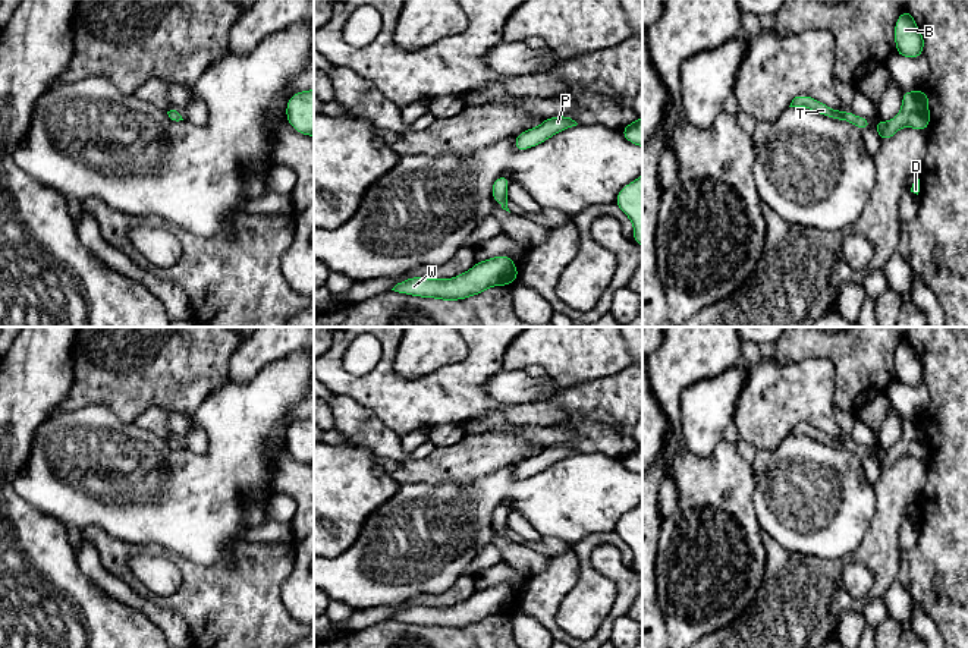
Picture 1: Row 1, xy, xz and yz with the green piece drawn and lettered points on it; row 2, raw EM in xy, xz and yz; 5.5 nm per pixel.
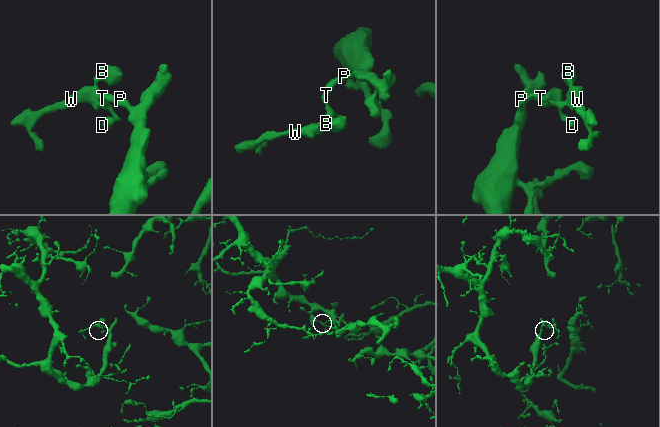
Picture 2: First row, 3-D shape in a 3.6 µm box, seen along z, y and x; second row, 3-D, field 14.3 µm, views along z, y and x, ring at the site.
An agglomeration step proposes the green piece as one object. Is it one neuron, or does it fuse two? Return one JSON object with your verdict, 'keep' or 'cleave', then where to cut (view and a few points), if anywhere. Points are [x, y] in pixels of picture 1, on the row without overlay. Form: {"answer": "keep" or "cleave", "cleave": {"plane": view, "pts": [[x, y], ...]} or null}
{"answer": "keep", "cleave": null}

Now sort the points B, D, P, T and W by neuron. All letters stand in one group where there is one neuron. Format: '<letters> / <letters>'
B D P T W

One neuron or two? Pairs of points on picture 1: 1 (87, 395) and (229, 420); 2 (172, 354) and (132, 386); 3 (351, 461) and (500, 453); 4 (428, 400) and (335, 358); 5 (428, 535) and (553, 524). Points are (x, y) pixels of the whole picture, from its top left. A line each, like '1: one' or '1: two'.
1: two
2: one
3: two
4: one
5: one

